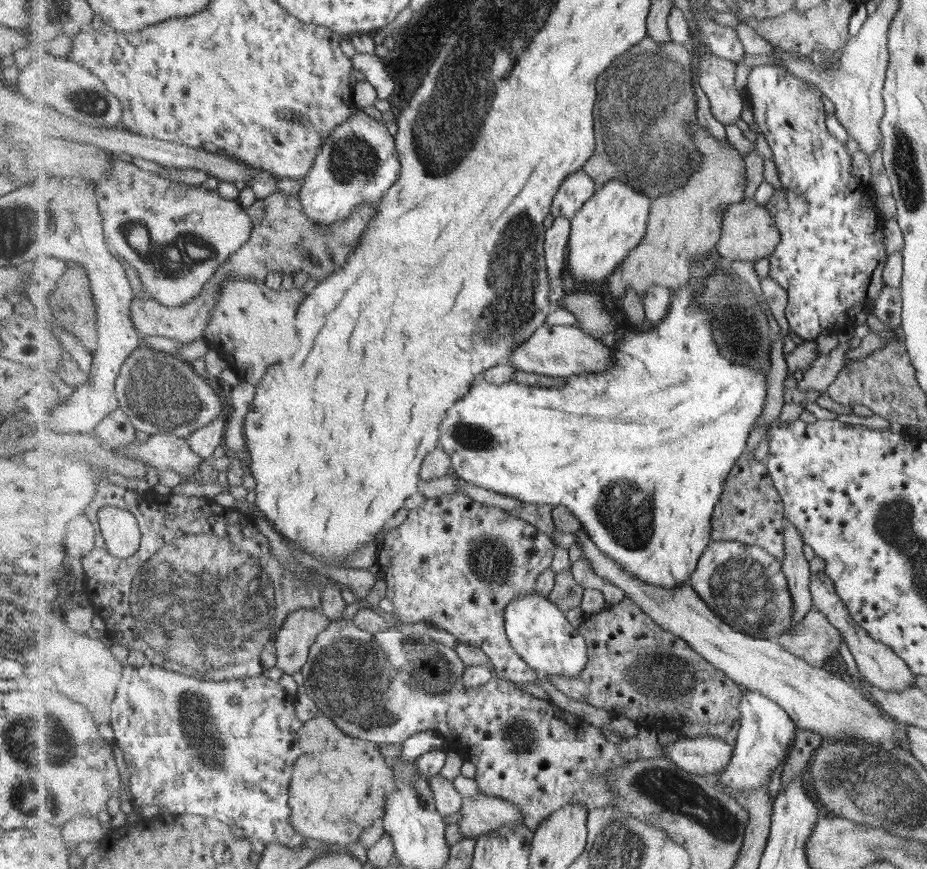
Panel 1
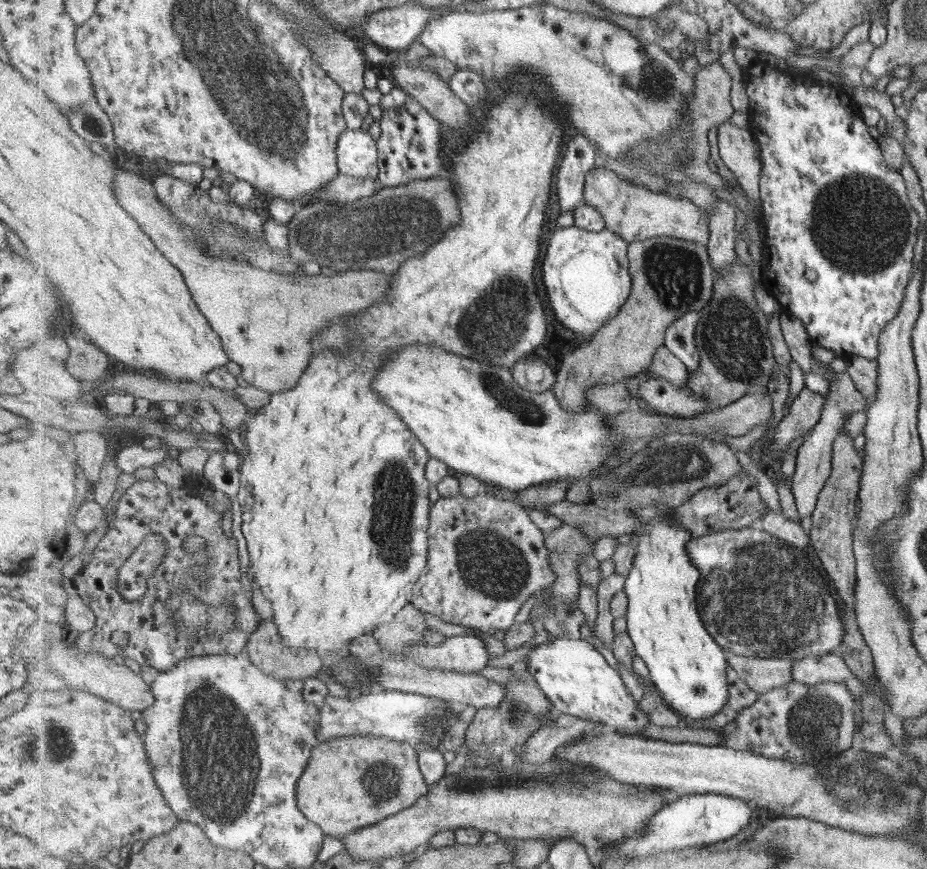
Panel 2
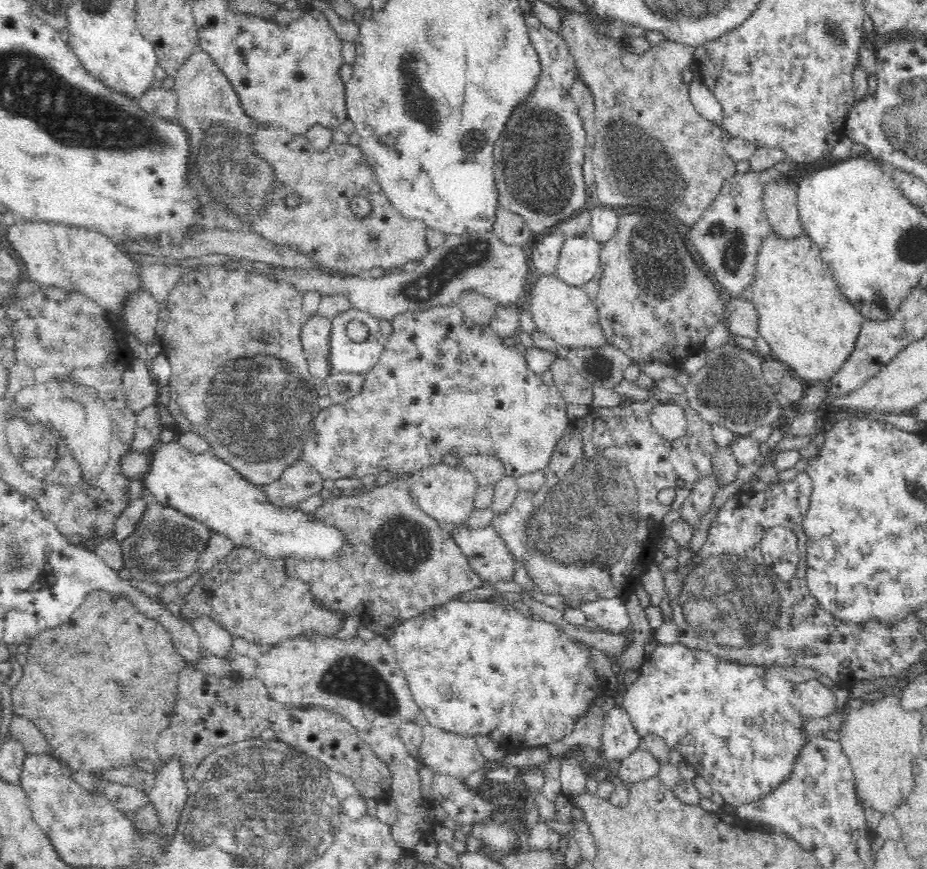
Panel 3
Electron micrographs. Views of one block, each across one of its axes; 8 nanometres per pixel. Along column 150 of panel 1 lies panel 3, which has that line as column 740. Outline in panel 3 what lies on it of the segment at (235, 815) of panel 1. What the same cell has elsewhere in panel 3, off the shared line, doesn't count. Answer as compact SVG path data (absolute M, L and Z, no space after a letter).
M661 643L646 655L645 661L636 670L638 678L634 684L623 687L619 699L619 705L630 715L632 724L640 736L655 734L665 740L670 749L677 750L684 761L691 765L696 774L702 776L711 786L712 790L718 791L723 796L724 804L738 808L741 804L748 804L756 800L760 795L766 794L773 786L784 780L791 771L797 752L806 738L802 725L804 721L799 712L787 702L789 694L793 691L793 683L782 678L780 674L770 672L768 666L751 663L750 661L733 661L731 659L720 659L717 655L708 654L707 651L692 649L684 643L662 645Z

